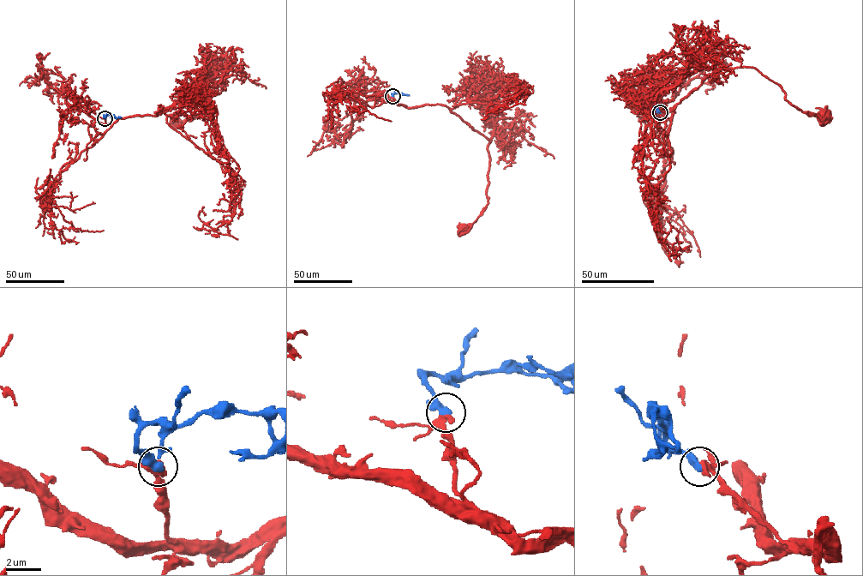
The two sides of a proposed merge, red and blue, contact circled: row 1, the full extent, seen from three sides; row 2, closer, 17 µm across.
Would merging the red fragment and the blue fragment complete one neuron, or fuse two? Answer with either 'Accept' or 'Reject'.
Accept

